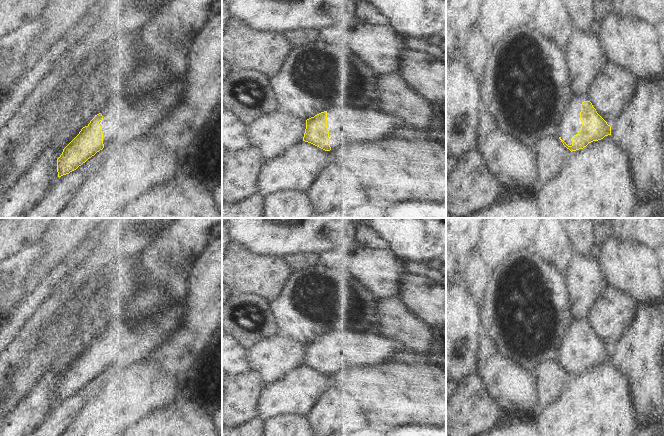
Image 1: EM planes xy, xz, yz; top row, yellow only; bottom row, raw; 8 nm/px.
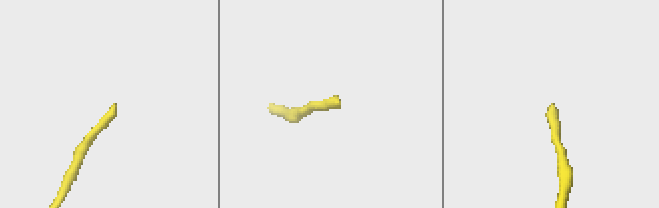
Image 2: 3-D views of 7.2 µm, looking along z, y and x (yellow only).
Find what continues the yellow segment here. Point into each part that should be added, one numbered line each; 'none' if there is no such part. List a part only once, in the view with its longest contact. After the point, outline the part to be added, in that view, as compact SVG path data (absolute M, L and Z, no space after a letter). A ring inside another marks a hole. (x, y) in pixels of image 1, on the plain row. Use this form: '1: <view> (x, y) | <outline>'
1: yz (570, 348) | M588 317L575 319L568 327L564 339L559 348L560 361L568 370L572 370L572 362L578 358L581 353L582 346L580 344L581 328L584 325L590 325Z

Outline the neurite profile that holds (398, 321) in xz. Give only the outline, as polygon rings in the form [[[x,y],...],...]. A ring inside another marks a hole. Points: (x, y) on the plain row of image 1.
[[[399,297],[381,299],[380,334],[395,339],[417,353],[428,353],[438,345],[438,330],[415,314]]]

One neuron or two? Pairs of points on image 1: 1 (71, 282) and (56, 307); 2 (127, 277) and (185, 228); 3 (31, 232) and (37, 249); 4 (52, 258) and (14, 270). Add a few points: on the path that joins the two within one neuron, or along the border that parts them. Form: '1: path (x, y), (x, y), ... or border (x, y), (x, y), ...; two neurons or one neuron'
1: path (68, 288), (56, 301); one neuron
2: border (141, 247), (139, 284), (134, 289); two neurons
3: border (39, 240), (14, 254); two neurons
4: border (41, 242), (43, 251), (24, 278), (23, 286); two neurons

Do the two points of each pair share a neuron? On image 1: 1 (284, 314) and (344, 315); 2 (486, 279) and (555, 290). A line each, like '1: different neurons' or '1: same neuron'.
1: same neuron
2: same neuron

